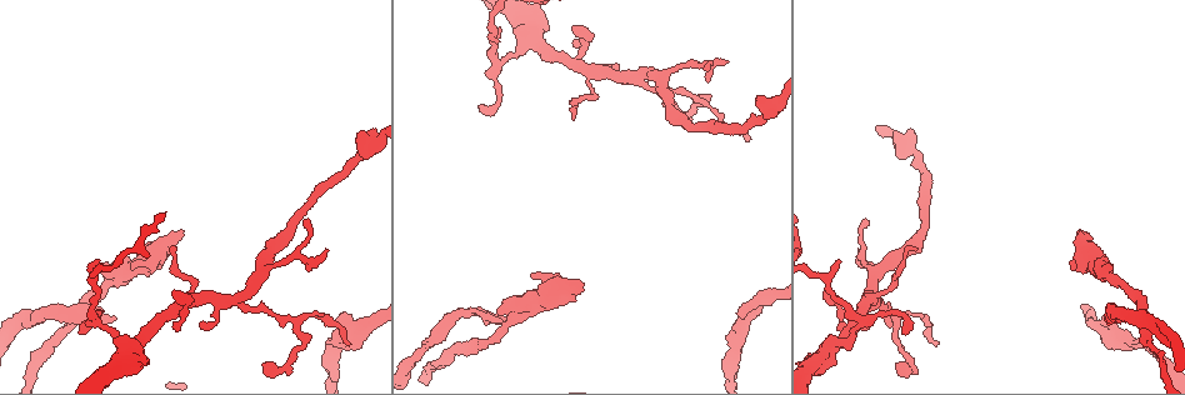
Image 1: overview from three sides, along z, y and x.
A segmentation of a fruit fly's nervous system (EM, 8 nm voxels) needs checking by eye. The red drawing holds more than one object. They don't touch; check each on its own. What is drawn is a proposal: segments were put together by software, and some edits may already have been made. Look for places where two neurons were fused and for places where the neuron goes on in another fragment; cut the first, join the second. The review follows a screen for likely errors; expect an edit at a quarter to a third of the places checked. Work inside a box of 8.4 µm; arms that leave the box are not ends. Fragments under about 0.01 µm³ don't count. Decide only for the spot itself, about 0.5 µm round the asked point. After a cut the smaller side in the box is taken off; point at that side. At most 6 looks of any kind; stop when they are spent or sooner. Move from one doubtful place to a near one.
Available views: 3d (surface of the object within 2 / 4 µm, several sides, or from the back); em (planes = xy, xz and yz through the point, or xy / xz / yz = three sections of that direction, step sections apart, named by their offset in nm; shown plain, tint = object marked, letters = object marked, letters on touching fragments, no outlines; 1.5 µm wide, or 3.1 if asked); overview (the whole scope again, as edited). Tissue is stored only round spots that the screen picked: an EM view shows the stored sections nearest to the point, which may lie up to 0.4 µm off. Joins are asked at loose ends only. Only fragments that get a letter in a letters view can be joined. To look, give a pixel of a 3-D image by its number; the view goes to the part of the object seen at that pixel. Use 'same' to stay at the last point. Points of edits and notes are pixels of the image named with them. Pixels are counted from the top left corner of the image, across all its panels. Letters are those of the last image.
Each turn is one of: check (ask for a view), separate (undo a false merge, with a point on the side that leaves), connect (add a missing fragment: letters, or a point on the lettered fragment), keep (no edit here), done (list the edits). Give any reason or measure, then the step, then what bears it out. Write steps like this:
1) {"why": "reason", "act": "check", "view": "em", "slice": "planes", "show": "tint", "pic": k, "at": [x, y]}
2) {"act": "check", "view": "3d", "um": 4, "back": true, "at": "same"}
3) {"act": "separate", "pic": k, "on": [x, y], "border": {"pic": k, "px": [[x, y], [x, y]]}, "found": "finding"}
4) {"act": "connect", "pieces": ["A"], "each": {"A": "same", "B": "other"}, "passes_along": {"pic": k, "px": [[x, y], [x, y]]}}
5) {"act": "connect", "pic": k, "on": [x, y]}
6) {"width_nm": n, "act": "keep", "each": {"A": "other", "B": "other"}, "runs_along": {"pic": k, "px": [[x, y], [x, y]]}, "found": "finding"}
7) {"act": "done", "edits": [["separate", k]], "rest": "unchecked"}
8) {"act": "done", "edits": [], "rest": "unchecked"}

{"why": "free end", "act": "check", "view": "3d", "um": 2, "pic": 1, "at": [347, 343]}

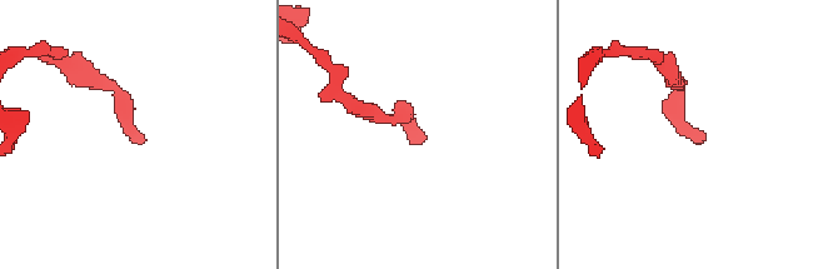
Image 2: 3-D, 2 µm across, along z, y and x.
{"act": "check", "view": "em", "slice": "planes", "show": "letters", "pic": 2, "at": [700, 142]}

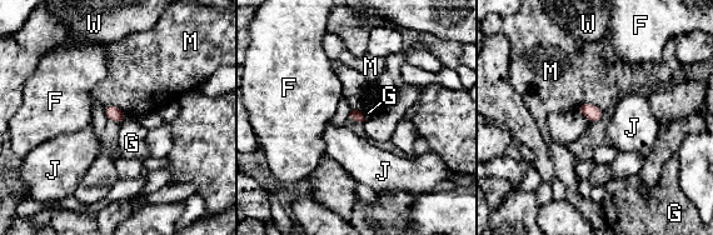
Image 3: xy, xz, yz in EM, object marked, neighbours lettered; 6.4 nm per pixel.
{"longest_contact_nm": ["M", 190], "act": "keep", "each": {"F": "other", "G": "other", "J": "other", "M": "other", "W": "other"}, "border": {"pic": 3, "px": [[360, 111], [364, 120]]}, "found": "no lettered fragment goes on from it"}

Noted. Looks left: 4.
{"why": "tapers out", "act": "check", "view": "3d", "um": 4, "pic": 1, "at": [324, 251]}

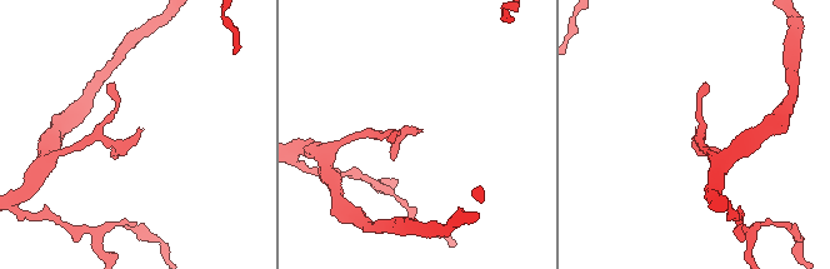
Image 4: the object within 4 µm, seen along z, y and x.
{"act": "check", "view": "em", "slice": "xy", "step": 8, "show": "letters", "pic": 4, "at": [420, 129]}

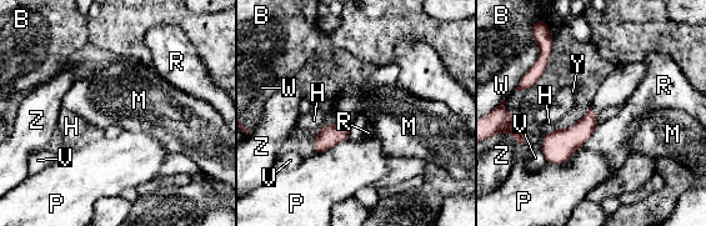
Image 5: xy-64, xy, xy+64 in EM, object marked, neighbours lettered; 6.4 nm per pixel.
{"longest_contact_nm": ["W", 320], "act": "keep", "each": {"B": "other", "H": "other", "M": "other", "P": "other", "R": "other", "V": "other", "W": "other", "Y": "other", "Z": "other"}, "border": {"pic": 5, "px": [[352, 120], [340, 120], [338, 122]]}, "found": "no lettered fragment goes on from it"}

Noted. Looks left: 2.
{"why": "a fork", "act": "check", "view": "em", "slice": "planes", "show": "tint", "pic": 1, "at": [741, 321]}

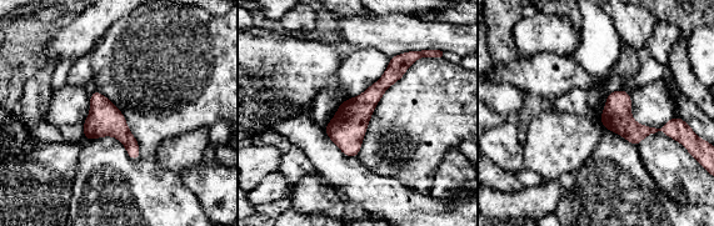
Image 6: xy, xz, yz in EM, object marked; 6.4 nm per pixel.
{"act": "check", "view": "em", "slice": "planes", "show": "letters", "at": "same"}

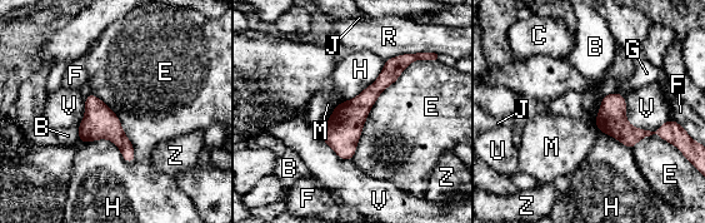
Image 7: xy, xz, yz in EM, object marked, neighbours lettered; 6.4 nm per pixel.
{"act": "keep", "each": {"B": "other", "C": "other", "E": "other", "F": "other", "G": "other", "H": "other", "J": "other", "M": "other", "R": "other", "U": "other", "V": "other", "Z": "other"}, "runs_along": {"pic": 7, "px": [[403, 58], [348, 118], [343, 155]]}, "found": "one neuron here"}

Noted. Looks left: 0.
{"act": "done", "edits": [], "rest": "unchecked"}

